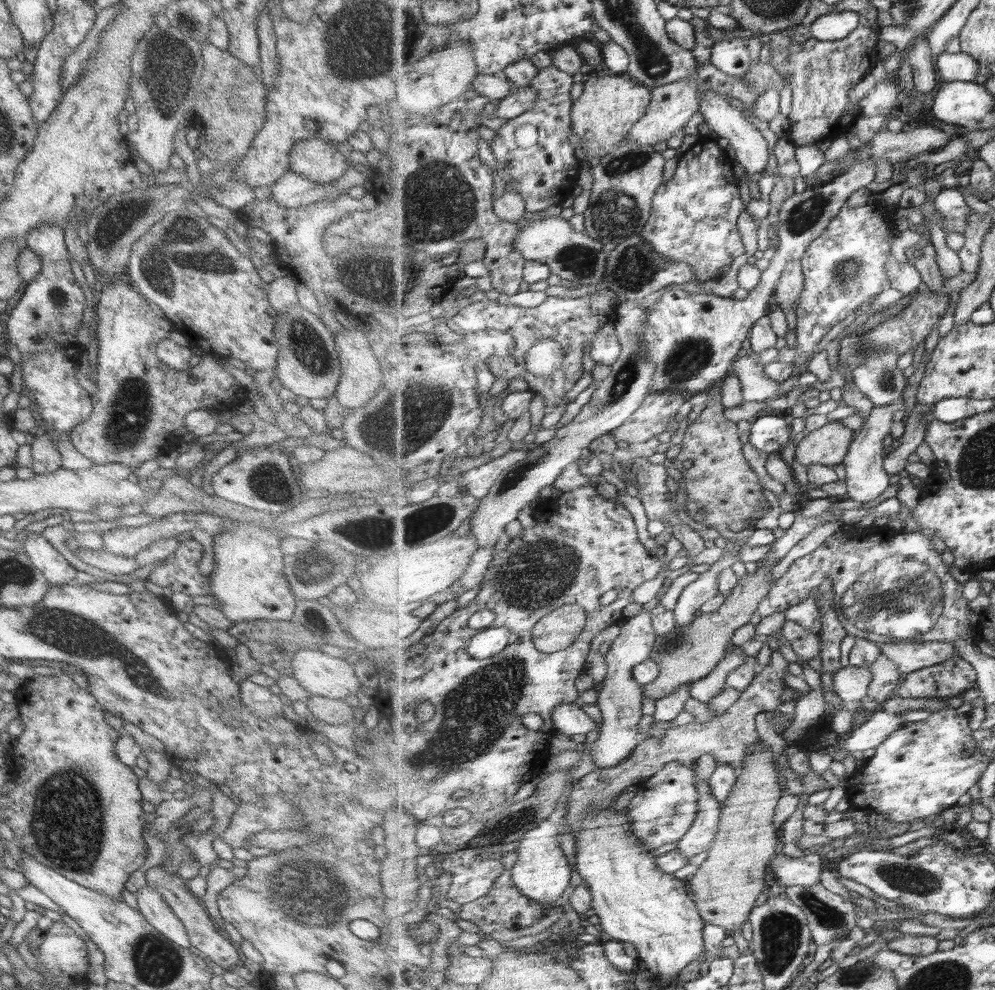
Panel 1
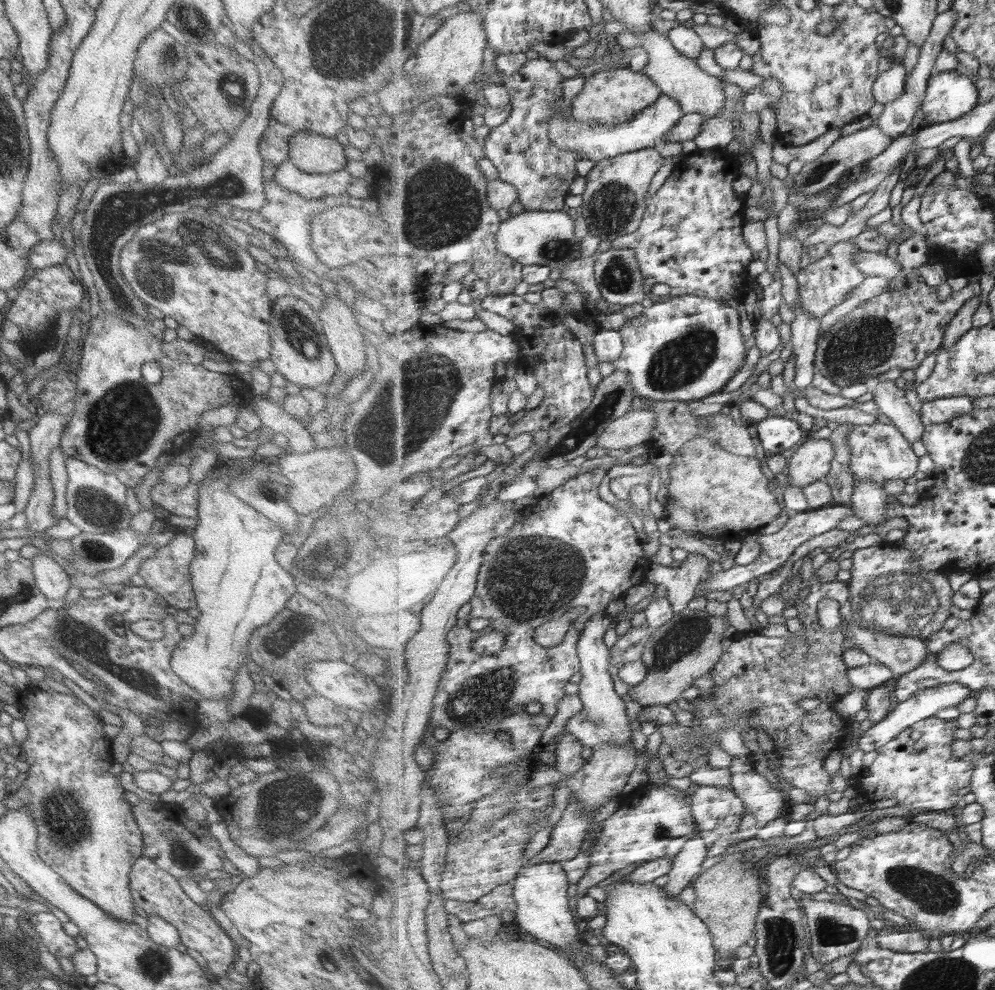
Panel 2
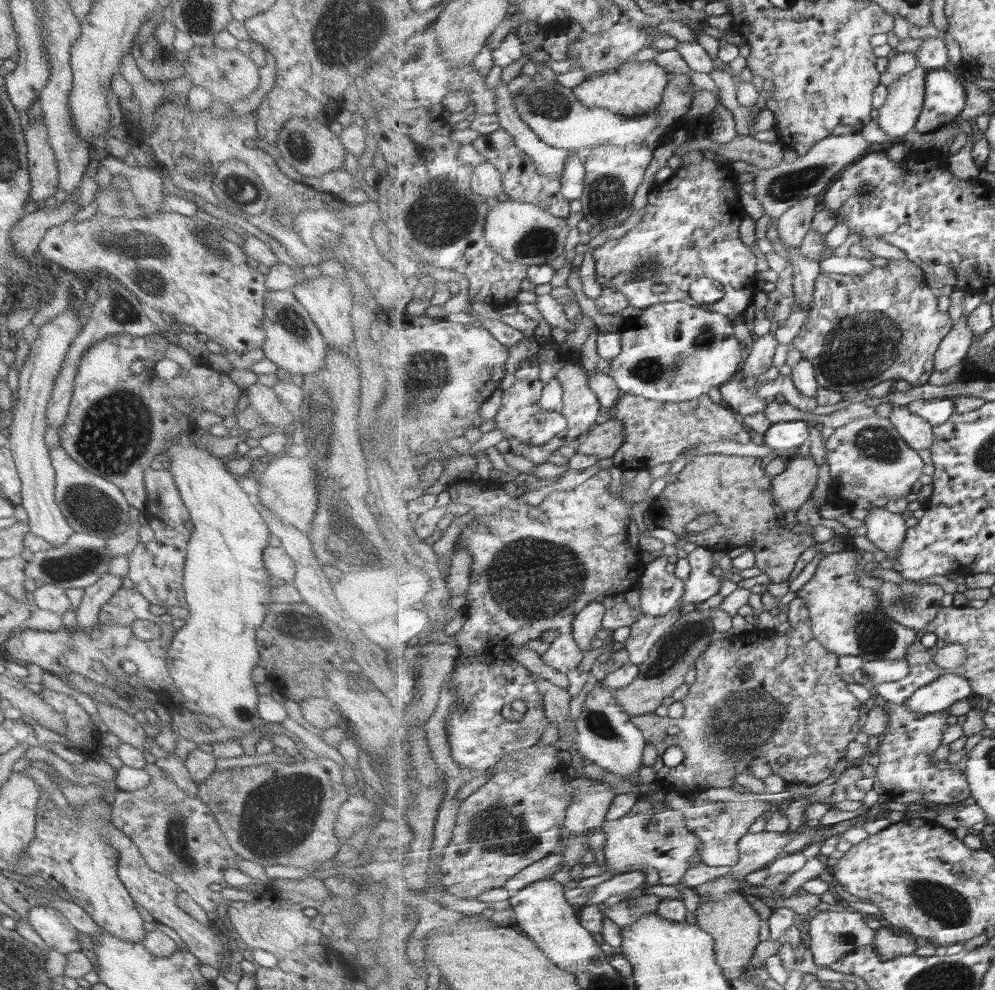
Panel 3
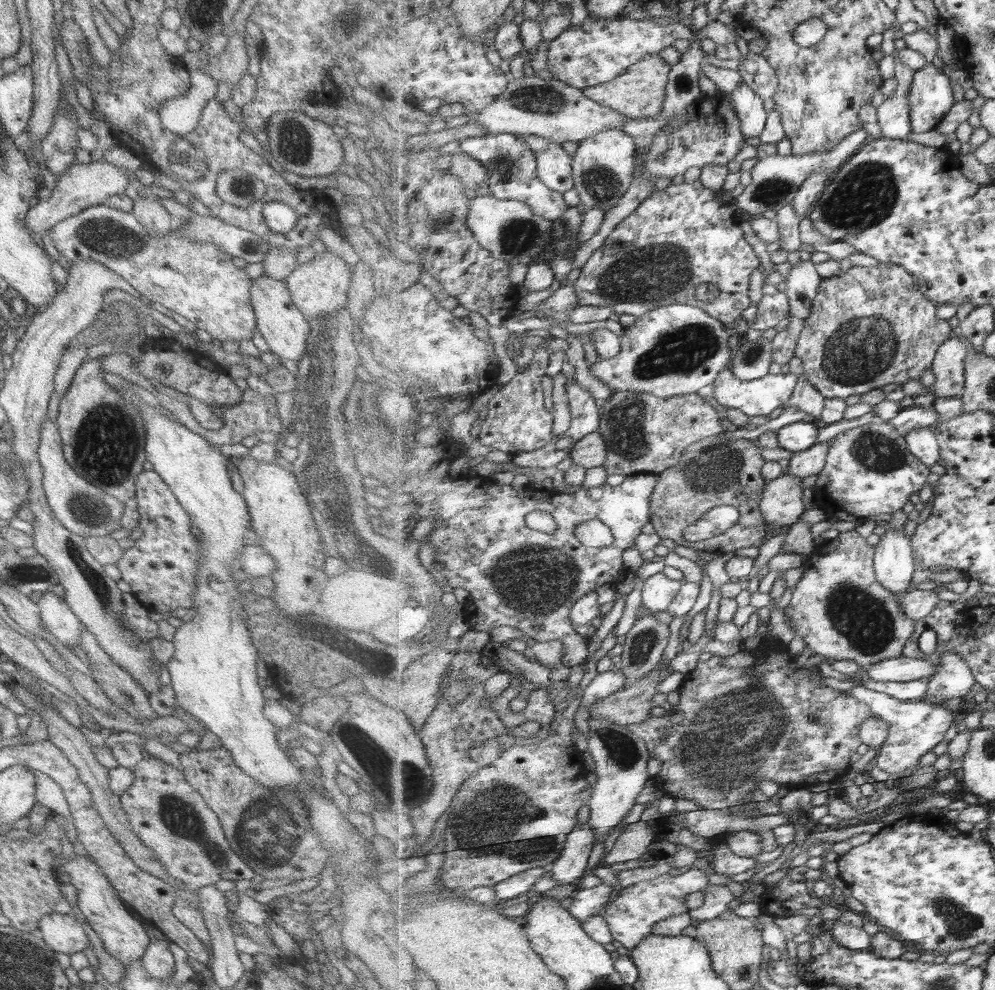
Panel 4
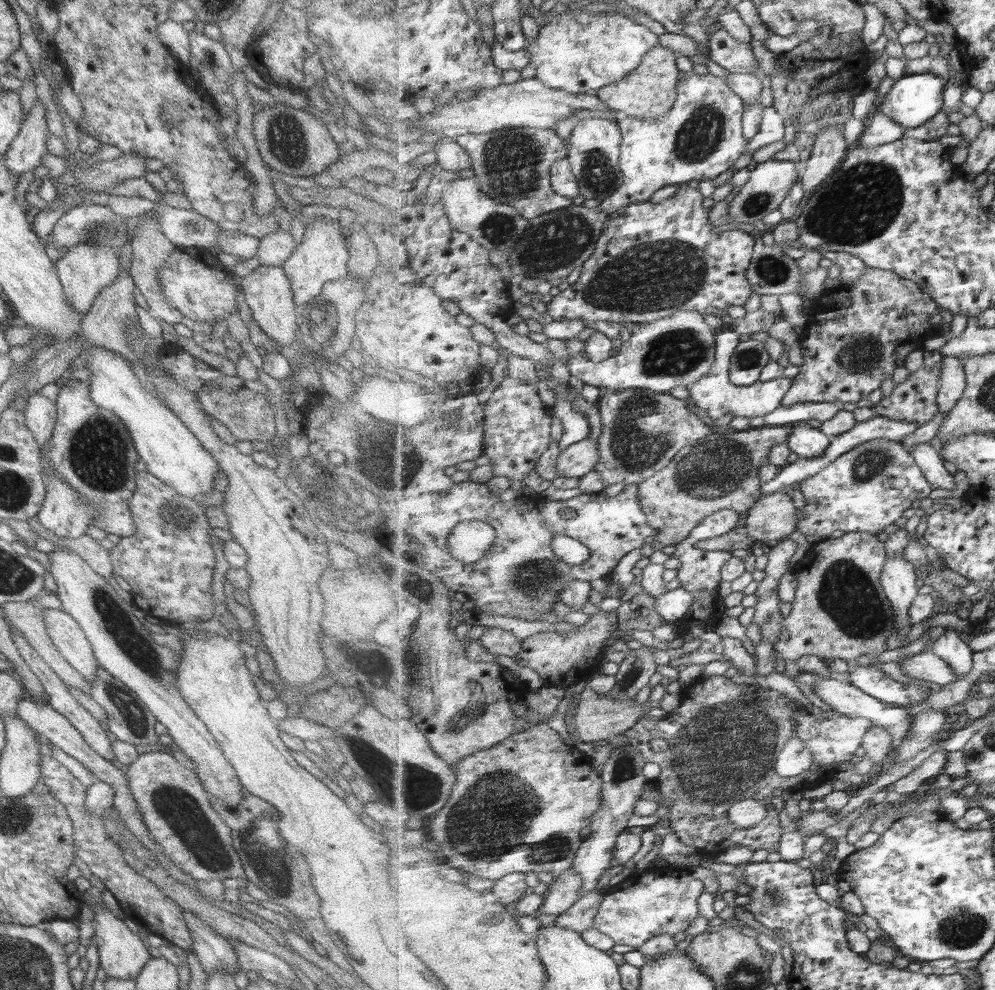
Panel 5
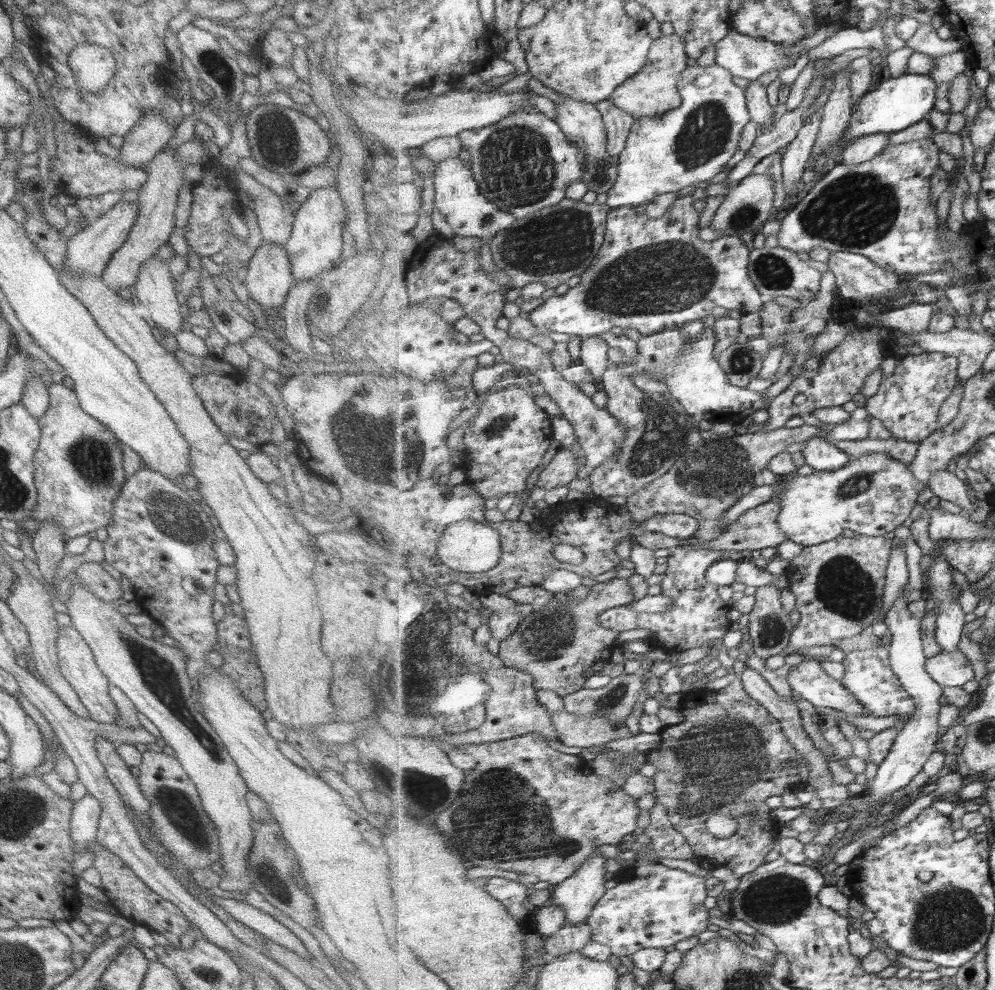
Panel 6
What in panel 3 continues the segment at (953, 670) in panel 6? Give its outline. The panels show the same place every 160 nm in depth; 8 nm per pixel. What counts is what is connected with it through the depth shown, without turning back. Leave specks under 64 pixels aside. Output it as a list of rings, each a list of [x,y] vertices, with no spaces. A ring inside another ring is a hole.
[[[906,659],[885,661],[864,661],[861,670],[854,672],[852,676],[856,683],[865,688],[873,689],[878,685],[898,682],[907,678],[910,666]]]

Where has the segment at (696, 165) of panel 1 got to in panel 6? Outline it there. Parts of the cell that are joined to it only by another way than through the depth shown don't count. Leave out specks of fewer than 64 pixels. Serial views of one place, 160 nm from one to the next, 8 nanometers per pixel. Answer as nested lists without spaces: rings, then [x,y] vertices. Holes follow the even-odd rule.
[[[687,195],[681,199],[677,199],[673,206],[671,205],[666,213],[658,219],[649,218],[647,214],[639,214],[635,208],[631,206],[623,206],[617,209],[612,209],[608,214],[606,222],[606,237],[602,248],[597,254],[597,258],[593,261],[593,264],[583,274],[580,274],[580,282],[578,285],[568,289],[564,295],[550,296],[542,305],[539,305],[536,309],[533,309],[529,313],[529,320],[535,328],[537,328],[537,334],[548,335],[548,332],[563,332],[570,336],[582,336],[583,338],[599,336],[603,332],[609,332],[611,328],[619,326],[625,330],[627,328],[635,328],[642,335],[652,335],[665,329],[672,329],[675,327],[681,327],[687,322],[695,322],[695,320],[703,320],[707,316],[711,316],[713,308],[715,306],[722,306],[727,310],[739,310],[742,309],[745,314],[748,313],[761,313],[764,307],[763,296],[761,292],[755,286],[755,283],[751,280],[749,273],[750,266],[750,254],[752,248],[749,245],[748,239],[741,238],[740,236],[723,236],[712,241],[702,240],[699,238],[699,217],[700,212],[697,212],[693,208],[695,204],[695,198],[691,195]]]

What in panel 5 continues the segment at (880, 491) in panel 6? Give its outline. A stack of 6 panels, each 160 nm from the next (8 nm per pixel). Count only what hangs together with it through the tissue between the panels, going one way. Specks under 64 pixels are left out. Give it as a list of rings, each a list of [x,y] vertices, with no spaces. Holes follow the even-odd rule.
[[[875,438],[843,454],[828,468],[801,484],[805,505],[798,510],[797,530],[805,536],[815,535],[820,538],[820,541],[851,532],[867,532],[877,535],[883,533],[885,527],[886,530],[894,528],[893,522],[899,520],[903,512],[909,510],[915,500],[927,498],[931,494],[931,486],[922,468],[913,459],[911,451],[907,450],[901,441]]]

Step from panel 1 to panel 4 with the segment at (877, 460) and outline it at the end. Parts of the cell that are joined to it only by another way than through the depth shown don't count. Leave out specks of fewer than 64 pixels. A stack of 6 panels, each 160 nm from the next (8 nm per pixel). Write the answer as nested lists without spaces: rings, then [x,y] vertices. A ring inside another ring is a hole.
[[[889,528],[882,534],[876,548],[874,569],[878,581],[891,592],[905,596],[915,574],[912,538],[904,530]]]

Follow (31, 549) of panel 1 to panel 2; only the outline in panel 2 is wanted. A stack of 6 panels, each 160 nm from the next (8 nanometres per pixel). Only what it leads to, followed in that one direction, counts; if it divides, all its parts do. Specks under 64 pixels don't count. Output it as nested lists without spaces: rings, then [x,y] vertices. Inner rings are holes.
[[[33,556],[30,560],[30,571],[34,585],[47,600],[64,599],[64,595],[70,590],[70,576],[61,565],[47,556]]]

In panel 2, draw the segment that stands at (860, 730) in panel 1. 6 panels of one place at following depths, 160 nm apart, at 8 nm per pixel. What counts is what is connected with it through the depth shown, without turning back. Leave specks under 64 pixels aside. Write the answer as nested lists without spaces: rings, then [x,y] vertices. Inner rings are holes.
[[[961,683],[945,684],[915,693],[914,696],[907,699],[905,702],[898,703],[896,709],[892,713],[889,713],[887,717],[873,724],[871,728],[864,733],[857,734],[855,747],[861,749],[863,752],[871,752],[871,750],[877,751],[882,746],[890,743],[894,738],[897,738],[901,732],[914,726],[915,723],[933,717],[933,714],[937,714],[937,712],[943,710],[943,708],[957,706],[957,704],[961,704],[963,700],[967,700],[969,696],[974,694],[976,693],[974,693],[971,688]]]

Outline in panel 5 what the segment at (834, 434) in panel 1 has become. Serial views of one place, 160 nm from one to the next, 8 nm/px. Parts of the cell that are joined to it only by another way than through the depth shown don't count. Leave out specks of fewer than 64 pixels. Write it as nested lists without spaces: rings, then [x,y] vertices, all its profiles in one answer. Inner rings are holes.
[[[790,492],[763,495],[748,512],[746,533],[767,547],[783,542],[798,526],[798,509]]]

